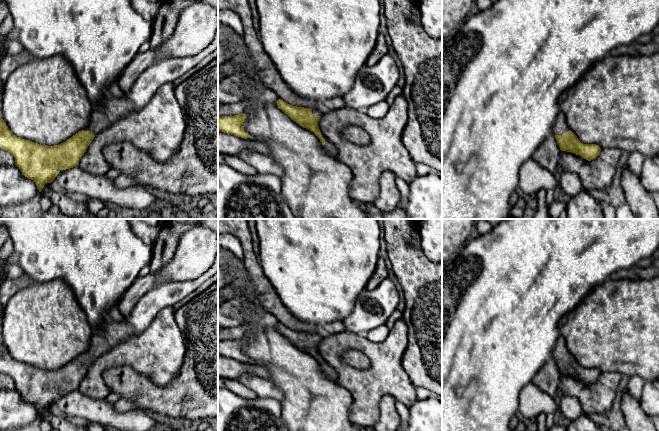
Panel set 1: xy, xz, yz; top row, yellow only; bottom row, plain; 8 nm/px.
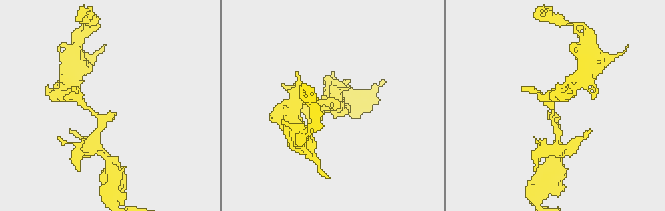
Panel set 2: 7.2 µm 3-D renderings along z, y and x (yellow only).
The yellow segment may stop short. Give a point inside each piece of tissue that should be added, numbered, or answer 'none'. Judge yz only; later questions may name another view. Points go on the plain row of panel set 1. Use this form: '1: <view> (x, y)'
1: yz (560, 350)

